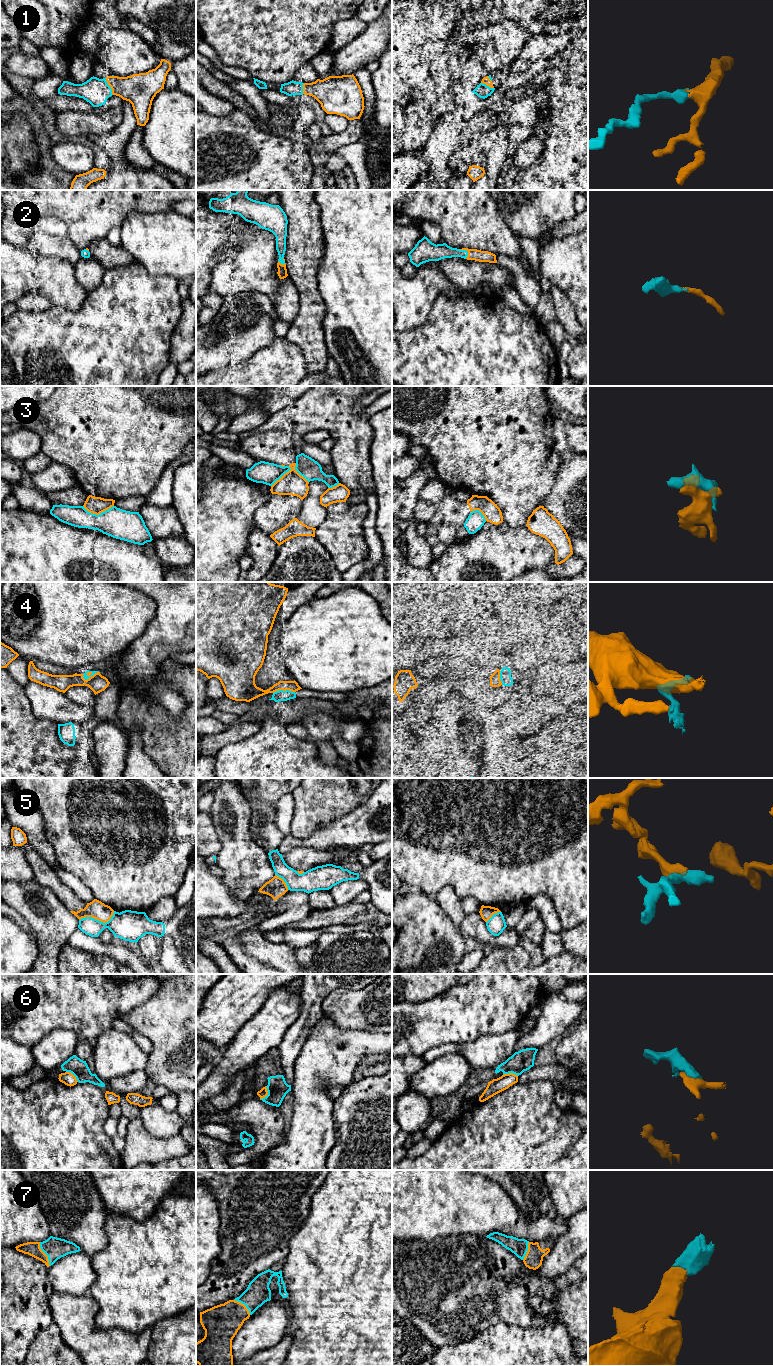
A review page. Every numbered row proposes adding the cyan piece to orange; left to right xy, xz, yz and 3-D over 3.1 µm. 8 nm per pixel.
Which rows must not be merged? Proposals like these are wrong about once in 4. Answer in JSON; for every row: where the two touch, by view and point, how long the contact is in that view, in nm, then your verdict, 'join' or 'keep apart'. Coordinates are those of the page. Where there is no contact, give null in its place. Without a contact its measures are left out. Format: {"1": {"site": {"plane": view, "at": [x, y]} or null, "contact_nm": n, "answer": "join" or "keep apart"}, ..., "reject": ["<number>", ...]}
{"1": {"site": {"plane": "xy", "at": [109, 85]}, "contact_nm": 150, "answer": "join"}, "2": {"site": {"plane": "yz", "at": [466, 250]}, "contact_nm": 100, "answer": "join"}, "3": {"site": {"plane": "xy", "at": [98, 514]}, "contact_nm": 240, "answer": "keep apart"}, "4": {"site": {"plane": "xy", "at": [90, 674]}, "contact_nm": 140, "answer": "keep apart"}, "5": {"site": {"plane": "xy", "at": [98, 919]}, "contact_nm": 300, "answer": "keep apart"}, "6": {"site": {"plane": "xz", "at": [267, 1094]}, "contact_nm": 120, "answer": "keep apart"}, "7": {"site": {"plane": "xy", "at": [45, 1254]}, "contact_nm": 220, "answer": "join"}, "reject": ["3", "4", "5", "6"]}

